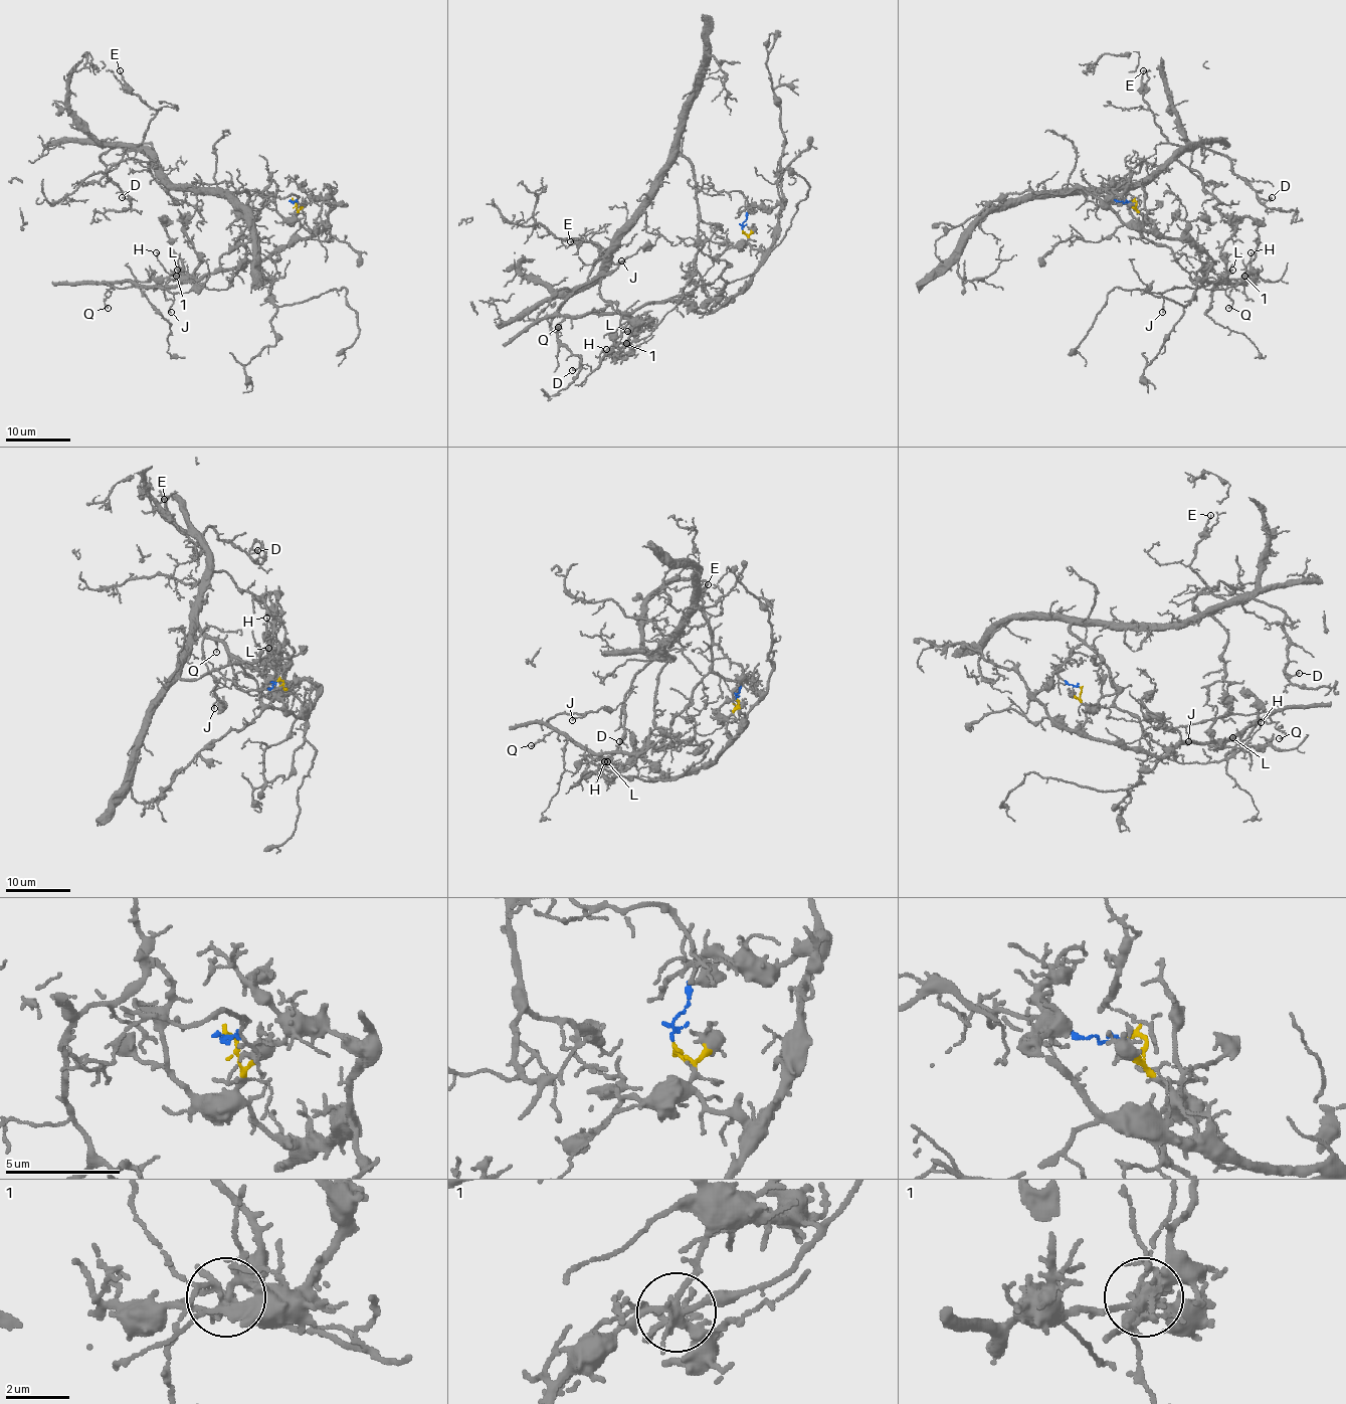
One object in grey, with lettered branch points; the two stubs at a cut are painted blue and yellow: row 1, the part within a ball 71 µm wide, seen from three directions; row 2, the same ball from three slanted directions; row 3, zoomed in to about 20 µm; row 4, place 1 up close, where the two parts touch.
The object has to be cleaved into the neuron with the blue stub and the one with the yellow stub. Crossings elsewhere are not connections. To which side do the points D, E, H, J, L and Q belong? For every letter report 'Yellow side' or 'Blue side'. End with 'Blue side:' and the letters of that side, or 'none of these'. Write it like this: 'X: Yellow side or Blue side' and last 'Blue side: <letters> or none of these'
D: Blue side
E: Blue side
H: Blue side
J: Yellow side
L: Yellow side
Q: Yellow side
Blue side: D, E, H

